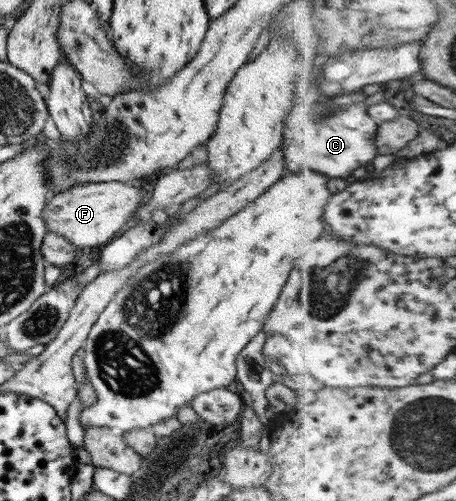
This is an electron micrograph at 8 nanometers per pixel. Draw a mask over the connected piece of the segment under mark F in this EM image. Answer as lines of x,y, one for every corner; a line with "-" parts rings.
126,182
81,183
49,196
41,218
46,231
67,239
78,250
101,247
128,226
141,201
140,186

